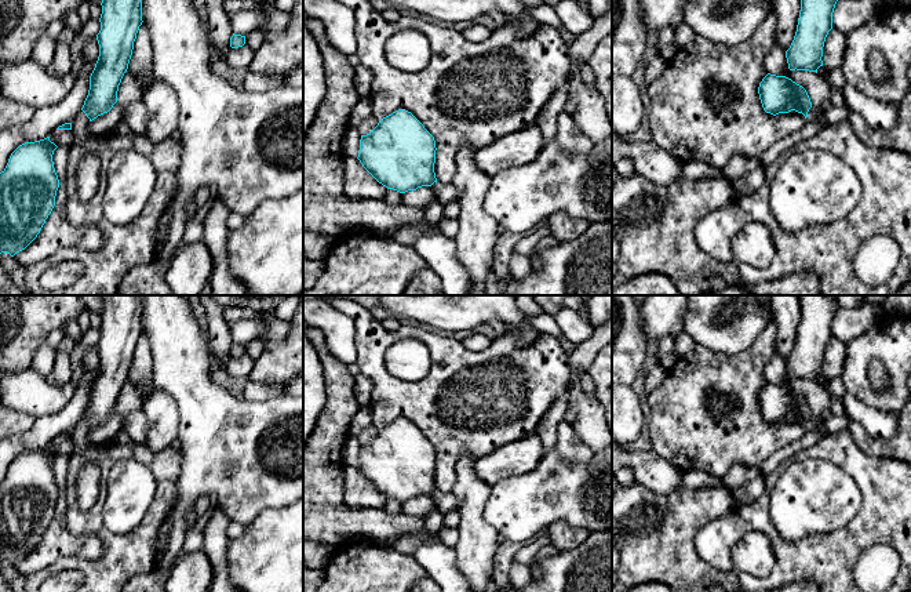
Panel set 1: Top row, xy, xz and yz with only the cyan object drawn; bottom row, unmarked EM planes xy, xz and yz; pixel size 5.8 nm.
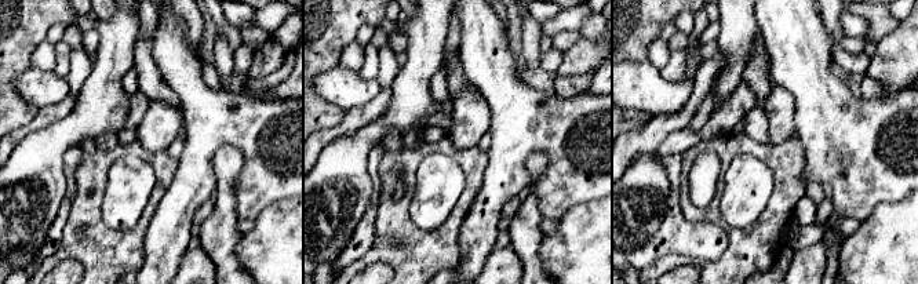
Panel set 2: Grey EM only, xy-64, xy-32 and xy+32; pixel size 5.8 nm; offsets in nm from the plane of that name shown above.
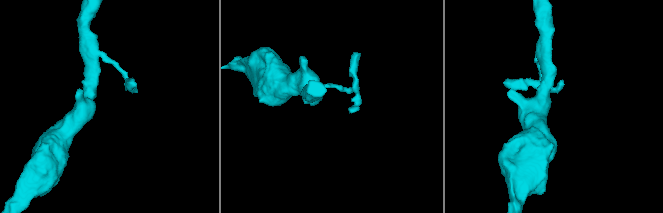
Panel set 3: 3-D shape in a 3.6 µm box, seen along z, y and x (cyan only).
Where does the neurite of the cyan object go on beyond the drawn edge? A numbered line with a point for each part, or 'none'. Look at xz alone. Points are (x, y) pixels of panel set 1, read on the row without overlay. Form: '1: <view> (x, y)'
1: xz (445, 502)

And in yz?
1: yz (813, 424)

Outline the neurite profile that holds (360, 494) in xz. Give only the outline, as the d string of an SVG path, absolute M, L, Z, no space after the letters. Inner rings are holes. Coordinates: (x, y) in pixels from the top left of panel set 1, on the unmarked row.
M345 465L343 506L349 511L383 509L387 497L379 493L360 472L358 468Z

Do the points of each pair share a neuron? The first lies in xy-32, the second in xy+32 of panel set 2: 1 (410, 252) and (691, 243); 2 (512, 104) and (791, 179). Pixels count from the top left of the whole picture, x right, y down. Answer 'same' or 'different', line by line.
1: different
2: different

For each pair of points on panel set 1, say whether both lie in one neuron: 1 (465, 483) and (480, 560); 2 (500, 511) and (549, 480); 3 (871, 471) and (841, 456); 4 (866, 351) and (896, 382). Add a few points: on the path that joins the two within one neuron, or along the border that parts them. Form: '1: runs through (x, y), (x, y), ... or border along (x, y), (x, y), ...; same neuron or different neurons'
1: runs through (472, 502), (476, 541); same neuron
2: runs through (513, 508), (524, 505), (536, 493); same neuron
3: runs through (864, 469), (848, 457); same neuron
4: runs through (877, 351), (896, 367), (896, 371); same neuron

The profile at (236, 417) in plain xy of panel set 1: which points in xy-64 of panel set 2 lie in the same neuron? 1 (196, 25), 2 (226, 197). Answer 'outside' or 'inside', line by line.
1: outside
2: outside

